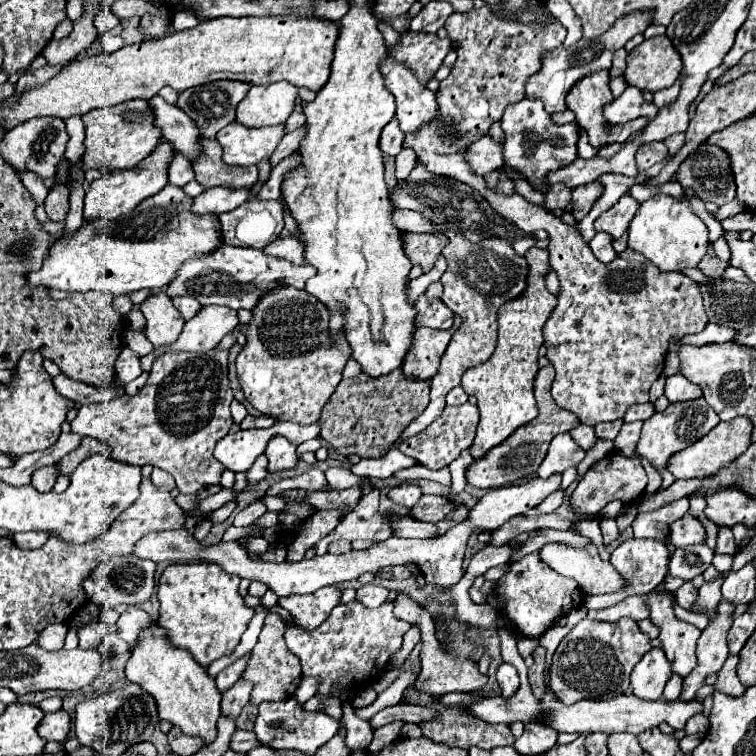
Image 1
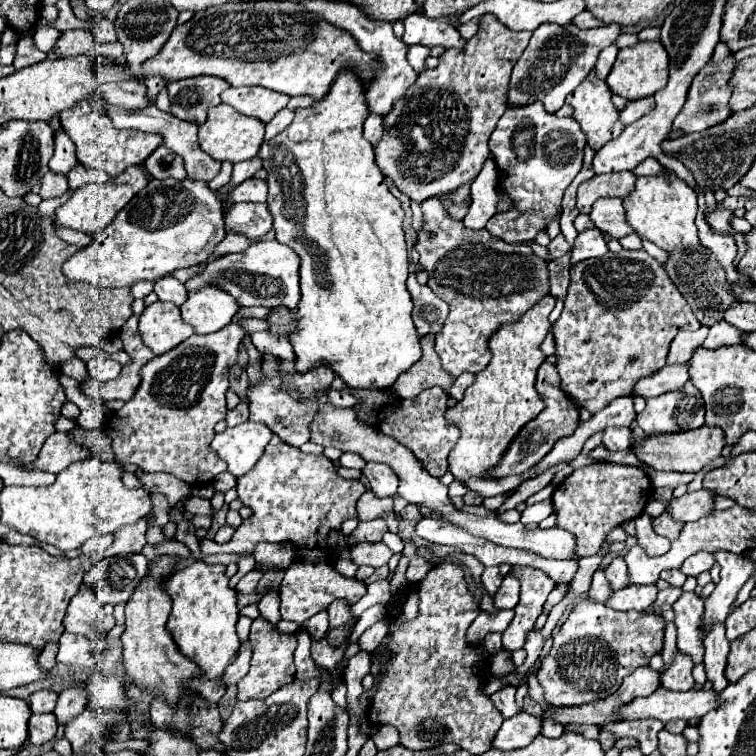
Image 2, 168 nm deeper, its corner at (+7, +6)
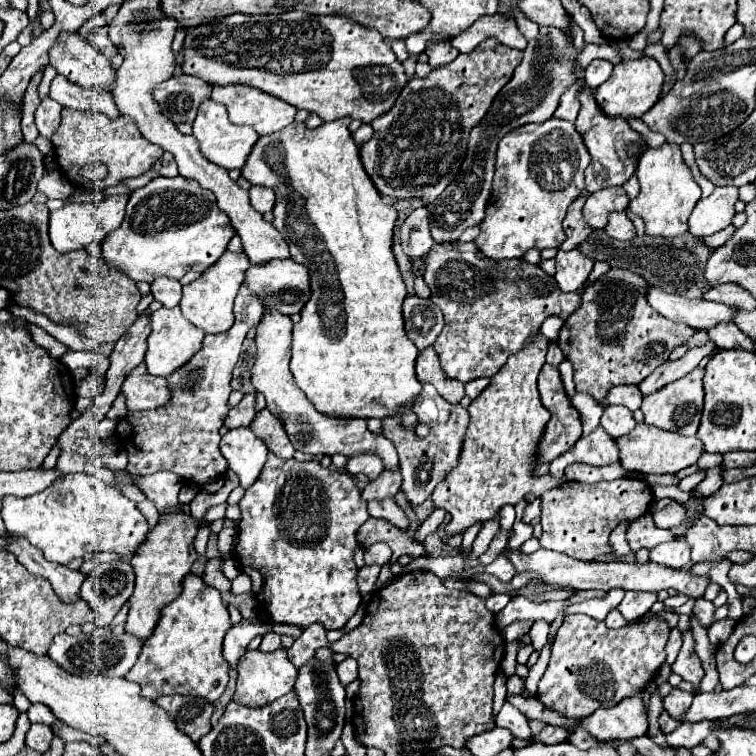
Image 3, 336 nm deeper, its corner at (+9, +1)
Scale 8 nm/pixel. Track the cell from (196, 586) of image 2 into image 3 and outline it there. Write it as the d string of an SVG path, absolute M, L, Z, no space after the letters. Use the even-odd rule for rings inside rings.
M186 575L182 579L182 595L162 609L154 635L142 645L140 657L126 679L138 683L142 687L140 695L152 701L162 695L194 695L216 701L228 685L228 663L222 655L222 641L230 625L220 591L206 585L202 577Z

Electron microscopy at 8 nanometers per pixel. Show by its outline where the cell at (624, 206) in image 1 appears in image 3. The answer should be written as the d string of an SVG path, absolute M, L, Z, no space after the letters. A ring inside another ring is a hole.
M612 213L610 219L608 219L606 233L608 233L612 239L626 241L626 239L636 237L636 227L634 227L632 221L626 217L626 213Z

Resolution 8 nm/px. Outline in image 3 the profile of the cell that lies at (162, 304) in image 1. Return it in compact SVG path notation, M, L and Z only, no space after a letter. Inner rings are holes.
M180 307L174 309L158 309L156 313L152 313L150 317L150 325L152 325L152 333L148 337L148 351L146 351L146 365L150 375L158 375L158 377L168 377L172 375L178 367L182 367L182 363L188 363L200 349L202 349L202 339L204 339L204 331L194 327L180 311Z

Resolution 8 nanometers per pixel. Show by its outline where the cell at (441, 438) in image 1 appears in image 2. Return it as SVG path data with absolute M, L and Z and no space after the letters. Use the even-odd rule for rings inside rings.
M436 386L428 388L412 400L408 398L402 400L402 408L388 414L388 418L380 426L380 430L386 436L392 436L396 442L410 448L416 454L416 458L422 462L422 466L436 478L440 478L448 470L448 454L452 452L452 446L456 446L460 438L458 426L446 420L446 410L448 410L446 402L448 402L448 394L444 390Z

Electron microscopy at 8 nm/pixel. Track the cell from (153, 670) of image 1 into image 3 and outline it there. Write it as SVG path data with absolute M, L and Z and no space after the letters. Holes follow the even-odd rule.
M172 509L168 513L160 513L158 527L154 527L148 537L140 543L130 559L130 565L136 573L136 587L130 597L130 613L126 619L126 631L138 635L140 641L146 641L160 617L160 609L174 601L182 591L182 579L190 573L192 563L196 561L194 537L200 529L200 521L182 509Z

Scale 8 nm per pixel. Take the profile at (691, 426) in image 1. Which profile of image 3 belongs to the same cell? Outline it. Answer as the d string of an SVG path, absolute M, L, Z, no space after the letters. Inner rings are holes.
M696 367L682 379L676 379L674 383L644 397L642 407L640 407L644 413L644 423L660 427L664 431L680 433L680 435L696 435L698 425L700 425L700 415L702 415L702 399L704 399L702 377L704 377L704 369Z

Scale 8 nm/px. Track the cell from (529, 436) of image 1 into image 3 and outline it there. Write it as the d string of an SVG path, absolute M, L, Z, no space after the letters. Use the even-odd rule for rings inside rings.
M544 365L542 371L540 371L540 377L538 377L538 391L540 391L540 399L544 403L544 407L552 413L552 419L548 421L548 427L546 427L546 433L544 433L544 439L538 447L538 463L550 463L554 457L562 455L564 451L568 451L582 435L582 421L580 421L580 413L576 411L576 407L572 407L566 391L564 391L564 385L562 385L562 377L560 377L560 371L552 365Z

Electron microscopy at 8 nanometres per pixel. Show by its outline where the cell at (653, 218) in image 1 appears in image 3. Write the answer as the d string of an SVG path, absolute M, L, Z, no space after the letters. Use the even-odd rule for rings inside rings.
M664 143L658 149L646 149L640 157L636 177L640 181L640 195L630 201L628 209L640 215L646 223L646 233L654 237L674 237L688 231L688 217L700 199L700 185L682 159L680 147Z

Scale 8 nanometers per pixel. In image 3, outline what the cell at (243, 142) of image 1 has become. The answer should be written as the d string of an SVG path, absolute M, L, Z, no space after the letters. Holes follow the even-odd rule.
M212 99L200 103L192 129L194 129L194 137L200 143L200 153L208 161L212 161L224 169L240 169L246 163L246 159L258 139L258 135L250 127L240 127L240 125L230 123L230 119L226 117L226 107L222 103L214 103Z

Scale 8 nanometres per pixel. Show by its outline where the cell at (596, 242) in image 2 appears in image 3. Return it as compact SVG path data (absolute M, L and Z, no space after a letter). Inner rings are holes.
M558 251L556 255L556 283L562 291L578 291L584 287L594 261L584 257L580 251Z

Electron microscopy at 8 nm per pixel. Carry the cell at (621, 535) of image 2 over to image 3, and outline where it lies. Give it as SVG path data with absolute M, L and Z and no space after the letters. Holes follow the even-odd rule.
M646 513L642 517L638 517L636 521L632 521L628 533L626 533L626 539L630 543L630 549L632 551L638 551L638 549L654 549L656 545L664 543L664 541L672 541L672 533L666 531L666 529L658 529L652 521L652 515Z

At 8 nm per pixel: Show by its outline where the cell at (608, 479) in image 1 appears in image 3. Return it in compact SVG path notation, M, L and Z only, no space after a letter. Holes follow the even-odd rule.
M616 479L616 481L600 481L600 483L574 483L566 481L564 485L550 489L542 493L542 513L540 513L540 525L542 525L542 537L540 545L550 551L564 553L578 561L596 561L596 557L604 557L612 553L612 547L608 545L610 531L620 521L634 521L640 515L644 515L652 503L652 491L646 481L640 479Z

